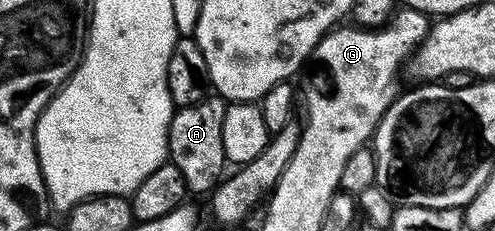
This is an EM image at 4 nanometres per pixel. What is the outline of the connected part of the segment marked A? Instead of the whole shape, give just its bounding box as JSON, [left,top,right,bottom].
[167,94,227,195]

